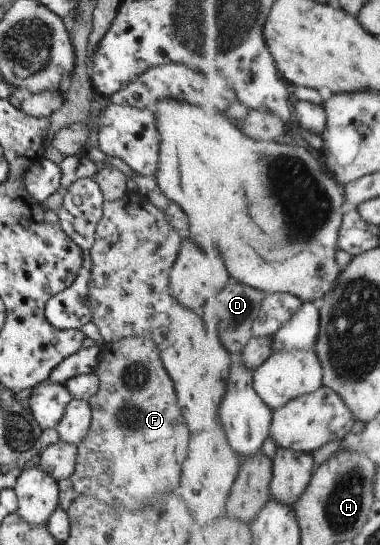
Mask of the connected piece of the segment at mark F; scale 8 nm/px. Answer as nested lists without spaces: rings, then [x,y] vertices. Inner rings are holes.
[[[141,337],[122,338],[117,342],[107,344],[107,346],[102,345],[99,347],[99,351],[101,355],[100,360],[93,368],[93,372],[98,378],[98,387],[95,394],[92,394],[89,400],[87,400],[90,406],[89,430],[81,439],[81,442],[76,444],[75,466],[73,472],[68,477],[70,478],[75,494],[91,494],[94,497],[97,496],[97,498],[103,499],[103,502],[109,502],[109,504],[111,504],[111,502],[115,501],[118,505],[131,510],[144,507],[145,505],[152,505],[155,500],[159,500],[157,496],[161,496],[165,490],[173,490],[173,488],[177,486],[179,468],[181,468],[181,462],[183,462],[185,452],[187,452],[188,426],[185,424],[183,416],[181,416],[181,410],[179,410],[179,406],[177,406],[171,380],[169,380],[169,376],[165,374],[165,370],[163,370],[163,366],[161,366],[162,362],[159,358],[157,347],[154,345],[154,341]]]

